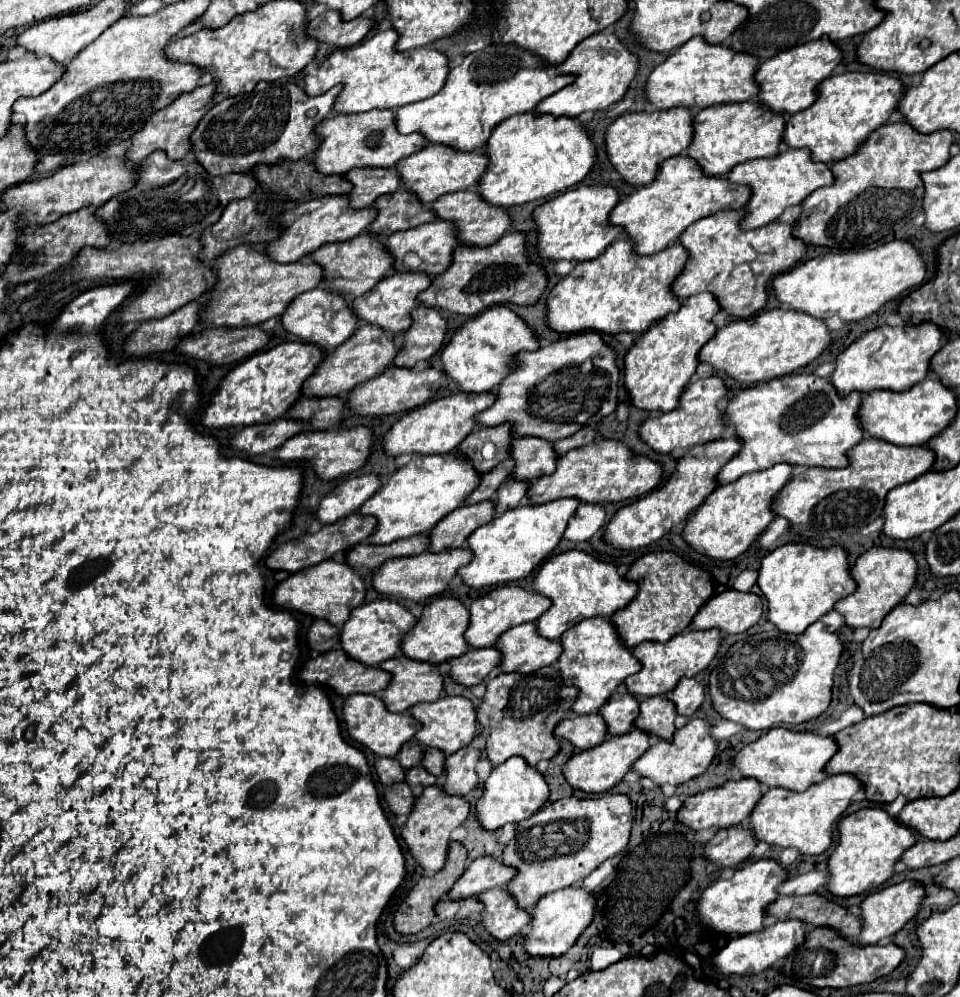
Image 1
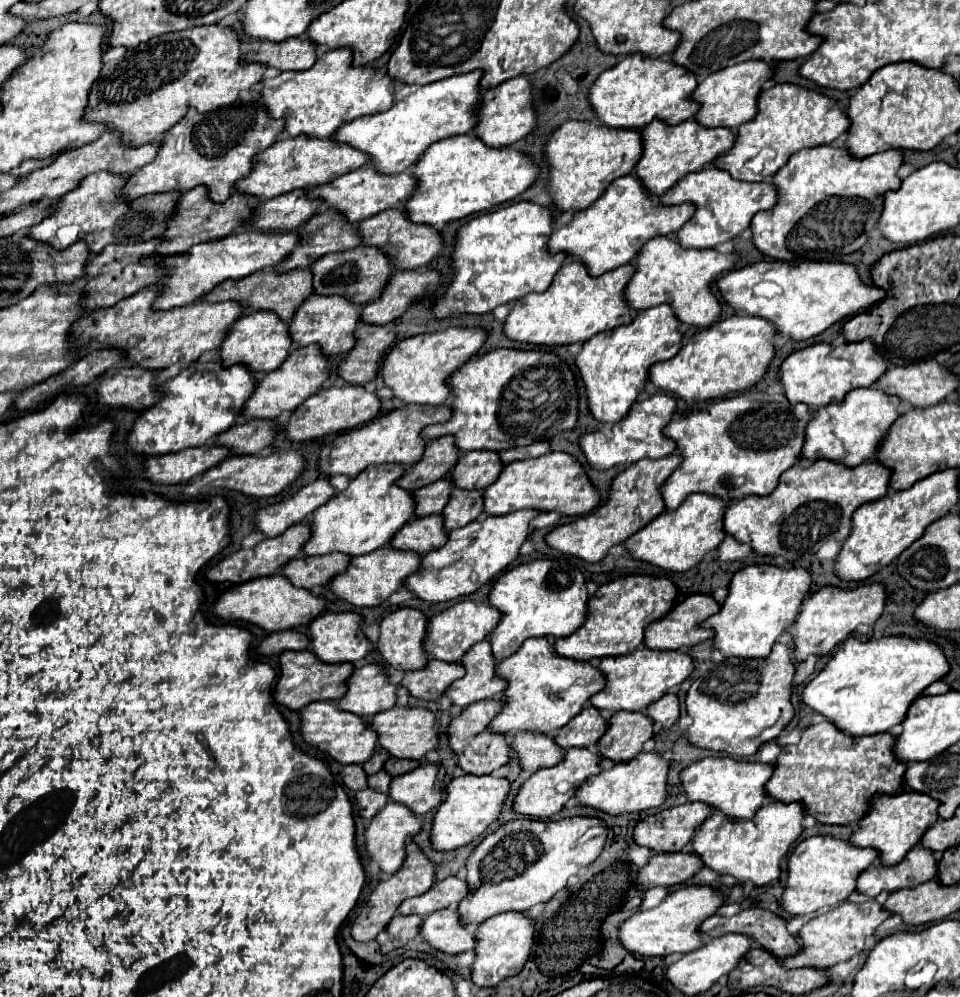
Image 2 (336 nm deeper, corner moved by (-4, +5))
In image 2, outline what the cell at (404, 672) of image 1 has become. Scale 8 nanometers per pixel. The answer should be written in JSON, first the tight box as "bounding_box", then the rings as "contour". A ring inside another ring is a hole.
{"bounding_box":[337,663,395,719],"contour":[[[367,663],[347,679],[347,693],[337,701],[337,707],[371,719],[375,713],[395,707],[395,685],[387,679],[379,665]]]}

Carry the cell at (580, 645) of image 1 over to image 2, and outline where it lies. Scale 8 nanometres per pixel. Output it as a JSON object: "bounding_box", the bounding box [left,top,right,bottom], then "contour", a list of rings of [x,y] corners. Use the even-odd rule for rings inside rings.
{"bounding_box":[491,637,605,735],"contour":[[[547,637],[527,639],[521,649],[517,649],[511,657],[503,659],[495,665],[495,675],[507,681],[503,691],[503,709],[491,721],[491,733],[511,735],[513,731],[529,731],[551,735],[569,719],[573,719],[589,701],[591,695],[599,693],[605,685],[605,677],[597,667],[587,661],[563,659],[553,653]]]}

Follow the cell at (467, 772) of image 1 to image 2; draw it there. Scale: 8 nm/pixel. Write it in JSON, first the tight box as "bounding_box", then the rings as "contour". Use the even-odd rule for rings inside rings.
{"bounding_box":[391,765,445,815],"contour":[[[421,765],[405,775],[391,779],[391,801],[405,805],[415,815],[425,815],[441,803],[441,781],[445,777],[439,765]]]}

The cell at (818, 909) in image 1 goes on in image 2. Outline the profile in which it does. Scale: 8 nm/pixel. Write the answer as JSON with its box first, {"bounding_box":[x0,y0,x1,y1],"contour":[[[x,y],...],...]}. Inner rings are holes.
{"bounding_box":[699,909,799,959],"contour":[[[745,909],[733,917],[709,917],[699,925],[699,931],[709,937],[721,937],[727,933],[741,933],[753,937],[759,947],[767,949],[773,957],[785,959],[799,951],[799,941],[789,935],[785,921],[765,909]]]}

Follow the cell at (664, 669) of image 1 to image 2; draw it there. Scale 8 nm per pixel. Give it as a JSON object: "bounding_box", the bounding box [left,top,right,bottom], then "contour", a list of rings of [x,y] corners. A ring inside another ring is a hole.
{"bounding_box":[591,647,693,711],"contour":[[[641,647],[633,653],[621,657],[603,657],[597,663],[597,669],[607,677],[603,691],[591,697],[591,705],[599,711],[645,711],[653,701],[665,695],[667,689],[683,683],[693,671],[693,659],[685,651],[651,651]]]}

